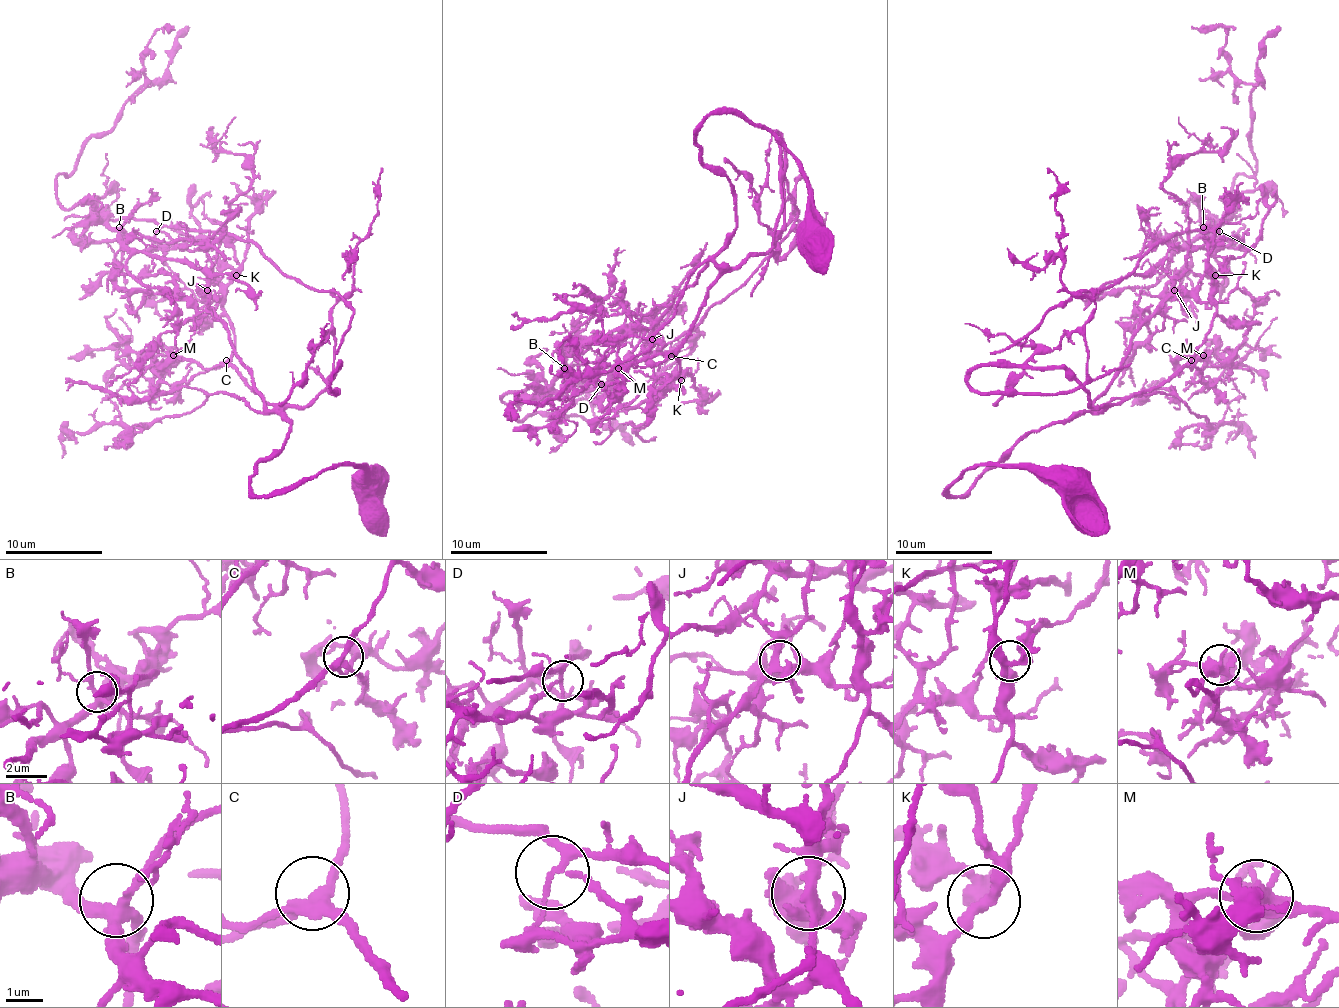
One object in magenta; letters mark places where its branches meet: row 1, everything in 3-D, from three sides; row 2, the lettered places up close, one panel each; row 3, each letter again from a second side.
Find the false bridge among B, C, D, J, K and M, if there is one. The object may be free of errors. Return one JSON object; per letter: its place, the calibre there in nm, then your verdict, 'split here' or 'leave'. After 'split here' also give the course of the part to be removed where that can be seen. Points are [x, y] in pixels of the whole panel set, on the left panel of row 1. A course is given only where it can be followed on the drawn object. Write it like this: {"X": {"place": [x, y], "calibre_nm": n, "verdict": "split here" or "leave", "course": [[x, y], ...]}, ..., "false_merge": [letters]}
{"B": {"place": [119, 227], "calibre_nm": 320, "verdict": "leave"}, "C": {"place": [226, 360], "calibre_nm": 280, "verdict": "leave"}, "D": {"place": [156, 231], "calibre_nm": 180, "verdict": "split here", "course": [[156, 232], [146, 219], [110, 219], [95, 198], [66, 207], [56, 178], [148, 84], [146, 45], [173, 25]]}, "J": {"place": [207, 290], "calibre_nm": 320, "verdict": "leave"}, "K": {"place": [236, 275], "calibre_nm": 300, "verdict": "leave"}, "M": {"place": [173, 355], "calibre_nm": 420, "verdict": "leave"}, "false_merge": ["D"]}

